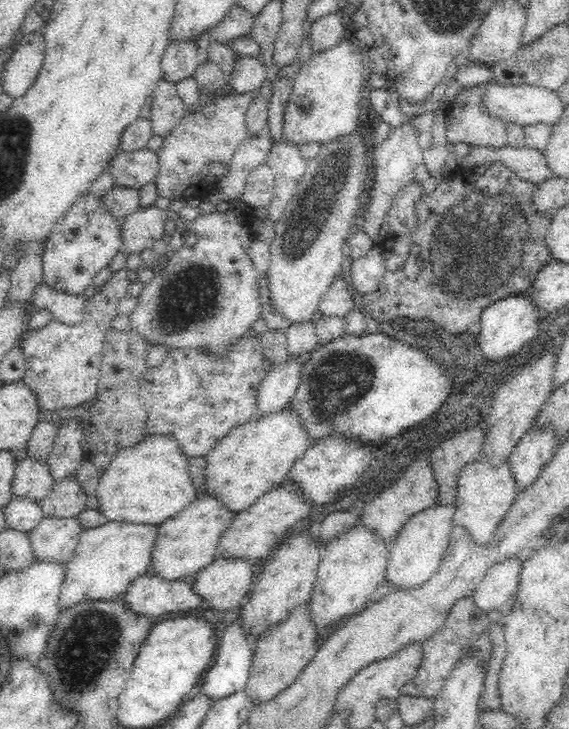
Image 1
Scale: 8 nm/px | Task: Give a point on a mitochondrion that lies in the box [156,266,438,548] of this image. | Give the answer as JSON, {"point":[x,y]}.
{"point":[344,380]}

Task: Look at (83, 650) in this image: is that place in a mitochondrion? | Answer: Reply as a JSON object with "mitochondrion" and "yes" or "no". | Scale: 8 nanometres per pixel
{"mitochondrion":"yes"}

